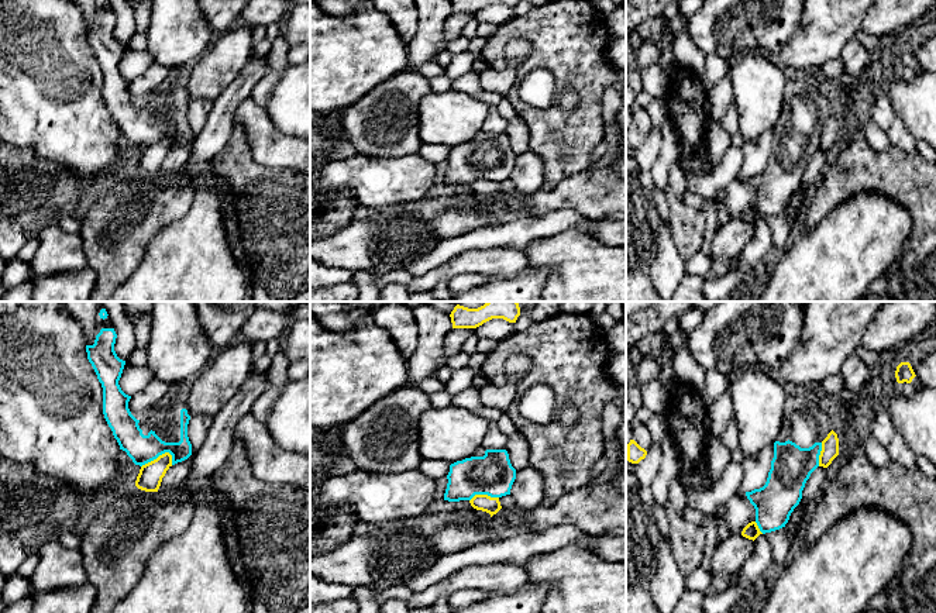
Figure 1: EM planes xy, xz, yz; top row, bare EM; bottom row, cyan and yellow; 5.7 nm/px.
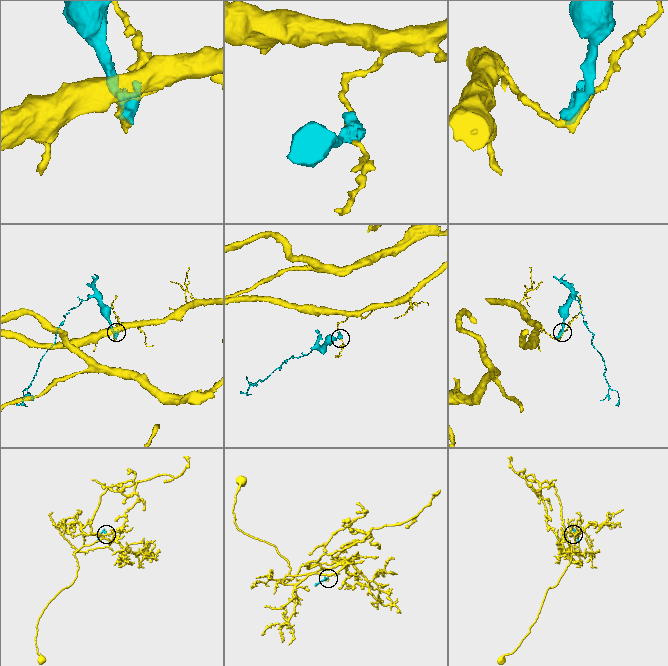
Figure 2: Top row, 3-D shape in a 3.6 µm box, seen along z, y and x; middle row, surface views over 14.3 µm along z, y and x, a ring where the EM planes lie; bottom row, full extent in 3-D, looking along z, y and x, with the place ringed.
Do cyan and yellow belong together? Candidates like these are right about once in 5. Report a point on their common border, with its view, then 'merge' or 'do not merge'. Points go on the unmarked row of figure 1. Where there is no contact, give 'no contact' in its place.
xy (157, 141) | do not merge

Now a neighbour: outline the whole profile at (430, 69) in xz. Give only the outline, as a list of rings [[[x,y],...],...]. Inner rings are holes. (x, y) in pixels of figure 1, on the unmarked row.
[[[431,61],[429,63],[424,63],[424,65],[419,65],[416,68],[410,68],[409,63],[407,63],[407,70],[416,70],[417,73],[426,76],[426,78],[434,78],[434,76],[438,76],[438,75],[443,75],[445,72],[444,68],[441,68],[436,61]]]

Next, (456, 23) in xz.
[[[452,13],[450,16],[444,25],[444,37],[437,55],[447,49],[448,42],[452,41],[461,32],[465,24],[474,17],[475,13]]]

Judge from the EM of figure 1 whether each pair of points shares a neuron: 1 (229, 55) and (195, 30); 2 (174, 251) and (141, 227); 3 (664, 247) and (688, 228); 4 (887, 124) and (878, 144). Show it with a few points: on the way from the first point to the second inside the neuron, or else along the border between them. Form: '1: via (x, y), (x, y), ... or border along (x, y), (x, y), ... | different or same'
1: border along (214, 38), (192, 64) | different
2: border along (181, 217), (168, 223), (148, 243), (138, 267) | different
3: border along (668, 227), (674, 245), (684, 261) | different
4: border along (870, 120), (883, 130), (891, 144) | different

